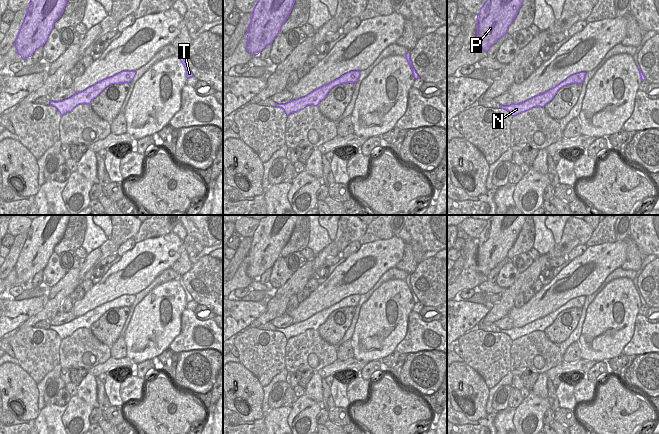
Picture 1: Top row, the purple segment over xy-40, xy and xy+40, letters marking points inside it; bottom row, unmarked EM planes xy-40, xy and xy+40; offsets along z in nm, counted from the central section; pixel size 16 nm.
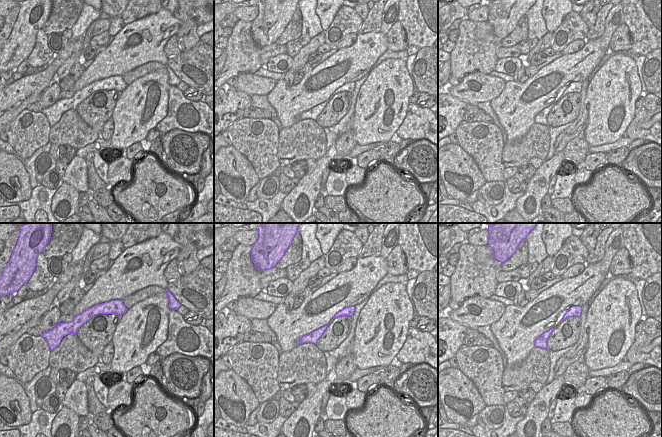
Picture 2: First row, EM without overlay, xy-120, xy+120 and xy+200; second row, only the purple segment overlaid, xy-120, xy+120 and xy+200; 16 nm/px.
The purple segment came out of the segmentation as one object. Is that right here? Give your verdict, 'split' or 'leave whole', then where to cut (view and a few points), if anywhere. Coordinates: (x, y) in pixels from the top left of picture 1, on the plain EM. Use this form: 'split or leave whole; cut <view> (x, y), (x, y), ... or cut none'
leave whole; cut none

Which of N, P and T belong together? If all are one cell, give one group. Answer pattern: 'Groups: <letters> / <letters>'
Groups: N P T

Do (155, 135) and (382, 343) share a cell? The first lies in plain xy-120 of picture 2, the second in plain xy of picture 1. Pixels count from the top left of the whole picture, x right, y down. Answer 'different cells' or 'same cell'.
different cells

